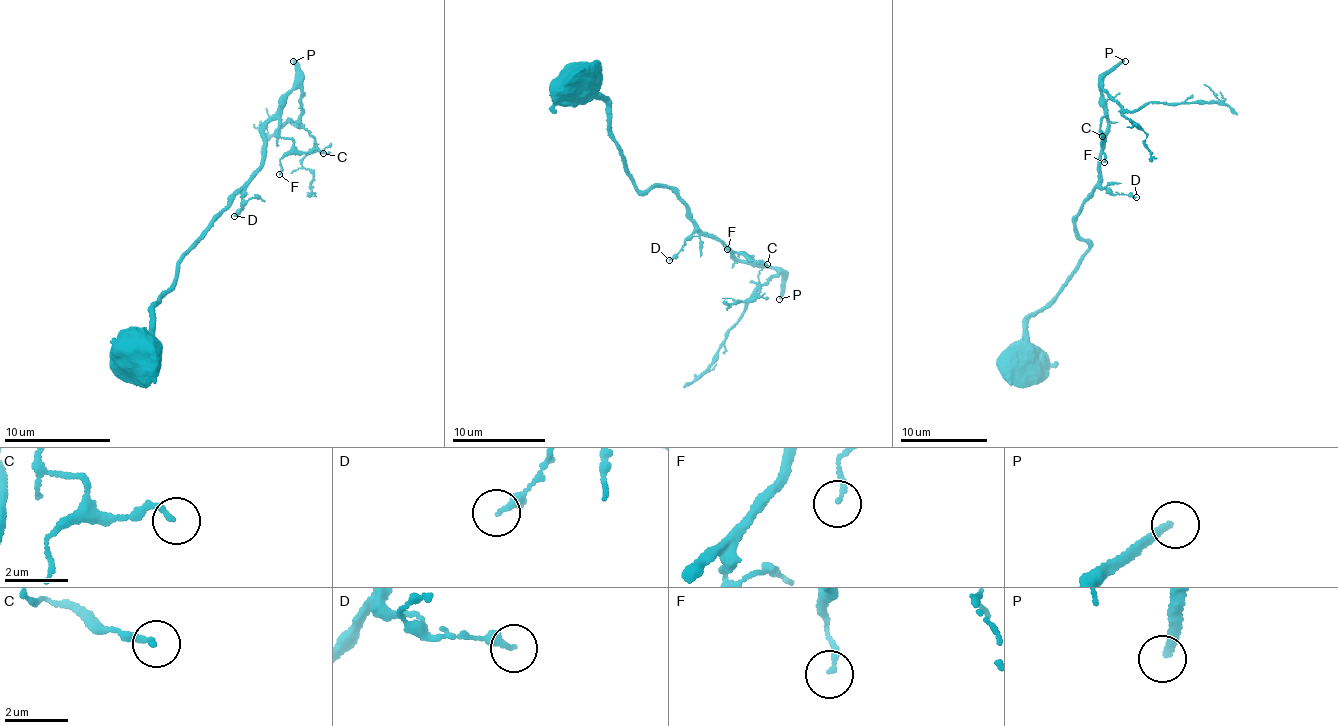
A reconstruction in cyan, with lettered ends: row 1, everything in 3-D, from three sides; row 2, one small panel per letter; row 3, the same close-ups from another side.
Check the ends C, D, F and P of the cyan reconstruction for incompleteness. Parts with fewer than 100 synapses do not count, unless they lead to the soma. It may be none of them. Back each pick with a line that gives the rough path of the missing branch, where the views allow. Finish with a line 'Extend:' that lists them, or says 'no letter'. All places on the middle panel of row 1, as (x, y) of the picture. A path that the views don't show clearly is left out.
Extend: P

